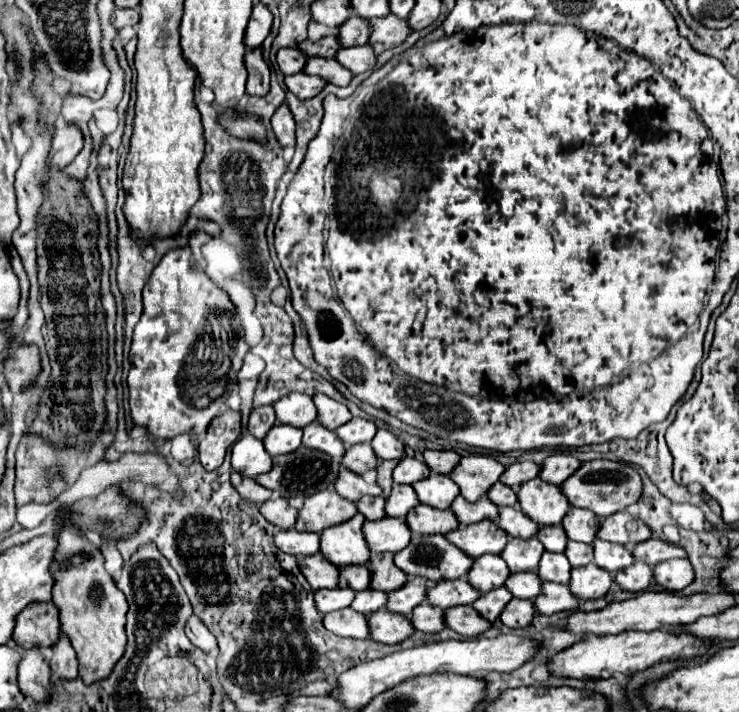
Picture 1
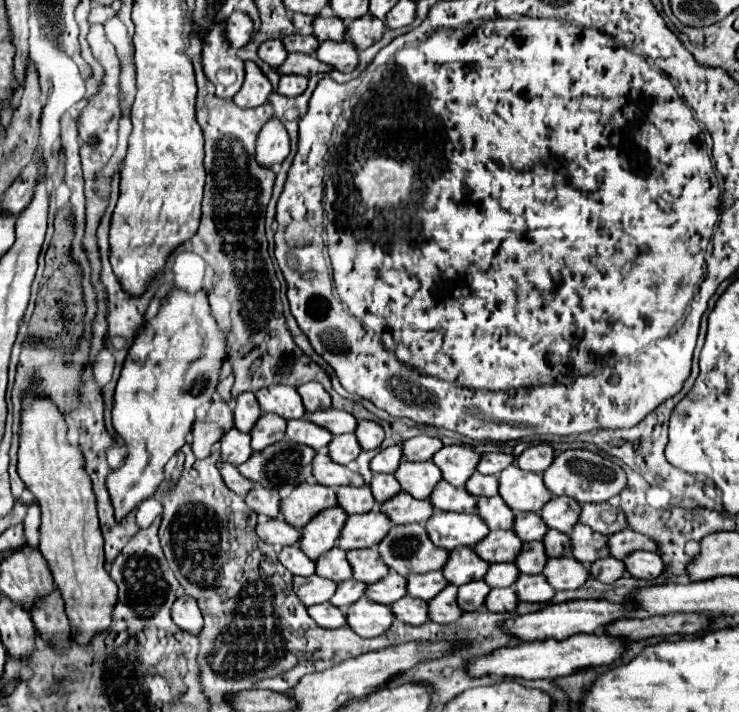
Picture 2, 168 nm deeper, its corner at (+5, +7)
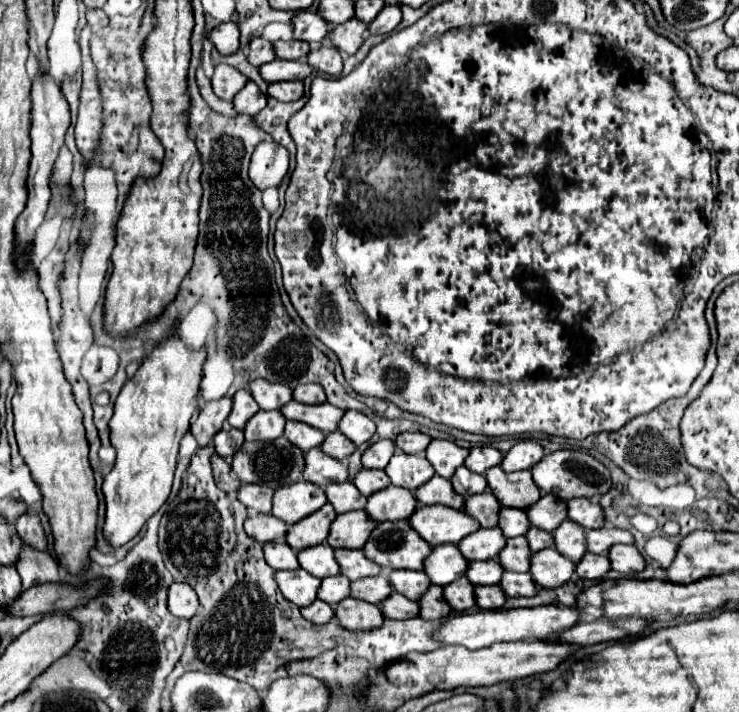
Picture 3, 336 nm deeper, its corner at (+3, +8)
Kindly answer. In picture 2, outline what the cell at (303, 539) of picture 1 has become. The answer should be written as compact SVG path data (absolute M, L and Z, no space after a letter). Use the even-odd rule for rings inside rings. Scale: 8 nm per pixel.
M280 517L268 519L266 523L258 523L258 525L256 525L256 535L258 535L262 541L266 541L266 543L270 543L270 545L276 545L276 547L294 545L294 543L298 543L298 539L300 539L300 533L298 533L294 527L286 525L286 521L282 521Z

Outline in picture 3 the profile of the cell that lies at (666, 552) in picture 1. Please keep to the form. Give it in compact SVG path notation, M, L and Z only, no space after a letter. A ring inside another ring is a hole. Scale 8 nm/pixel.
M616 526L588 530L588 552L606 554L614 544L634 544L634 536L628 530L620 530Z

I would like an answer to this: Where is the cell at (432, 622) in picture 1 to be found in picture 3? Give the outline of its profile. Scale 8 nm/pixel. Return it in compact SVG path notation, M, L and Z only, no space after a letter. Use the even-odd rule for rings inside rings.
M394 592L384 602L382 612L386 618L392 618L392 620L408 620L408 618L420 616L420 604L408 600L406 596L400 596L398 592Z

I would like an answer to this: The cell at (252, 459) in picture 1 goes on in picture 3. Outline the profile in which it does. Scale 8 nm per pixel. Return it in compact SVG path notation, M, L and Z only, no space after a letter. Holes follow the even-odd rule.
M224 426L216 436L214 436L214 446L216 446L216 452L230 460L238 450L240 446L244 444L244 434L242 430L236 430L232 426Z

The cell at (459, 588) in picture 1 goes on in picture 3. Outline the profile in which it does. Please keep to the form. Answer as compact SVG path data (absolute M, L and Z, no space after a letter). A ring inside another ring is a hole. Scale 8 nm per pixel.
M392 570L390 582L396 592L408 596L410 600L420 600L422 594L432 584L424 572L416 572L416 570Z

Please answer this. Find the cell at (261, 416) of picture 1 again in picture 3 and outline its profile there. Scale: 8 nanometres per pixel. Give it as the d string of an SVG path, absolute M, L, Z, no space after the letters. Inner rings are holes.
M238 390L234 394L234 406L232 406L232 412L228 416L228 422L230 426L238 428L238 430L244 430L246 422L258 412L258 404L256 400L252 398L252 394L248 390Z

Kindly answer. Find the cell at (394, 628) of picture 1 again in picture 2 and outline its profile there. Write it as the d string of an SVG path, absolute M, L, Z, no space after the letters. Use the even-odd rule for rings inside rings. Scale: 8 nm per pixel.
M360 599L346 609L346 625L360 637L378 637L392 625L394 613L386 605L376 605L370 599Z

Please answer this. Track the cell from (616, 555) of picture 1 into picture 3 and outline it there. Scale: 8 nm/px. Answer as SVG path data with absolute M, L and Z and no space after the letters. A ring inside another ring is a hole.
M564 520L564 524L560 524L560 528L556 528L554 542L556 542L556 550L576 564L588 552L586 528L582 528L580 524L576 524L572 520Z

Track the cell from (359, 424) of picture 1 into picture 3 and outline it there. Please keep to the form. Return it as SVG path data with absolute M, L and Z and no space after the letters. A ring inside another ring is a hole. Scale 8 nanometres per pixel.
M296 400L288 402L282 410L286 420L296 420L296 422L304 422L308 426L314 426L318 430L322 430L324 434L328 432L336 432L338 430L338 422L344 416L342 408L336 408L328 402L318 404L318 406L308 406L308 404L300 404Z

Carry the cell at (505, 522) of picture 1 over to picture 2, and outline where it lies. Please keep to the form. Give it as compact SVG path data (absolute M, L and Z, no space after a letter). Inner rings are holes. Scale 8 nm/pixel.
M500 495L494 497L478 497L476 513L488 525L490 531L494 529L512 529L514 527L514 513L502 501Z

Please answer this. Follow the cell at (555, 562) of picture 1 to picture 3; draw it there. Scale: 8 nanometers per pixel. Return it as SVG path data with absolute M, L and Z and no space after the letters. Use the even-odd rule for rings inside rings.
M526 536L508 540L504 550L500 552L500 564L504 564L504 570L512 570L512 572L528 572L530 558L532 558L532 552Z

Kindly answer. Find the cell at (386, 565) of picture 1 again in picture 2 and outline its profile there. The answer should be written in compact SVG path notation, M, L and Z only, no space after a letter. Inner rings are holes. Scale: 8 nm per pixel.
M374 547L368 549L358 549L358 551L348 551L346 559L352 567L352 577L356 581L362 581L366 585L380 581L382 577L388 575L388 567L380 561L378 551Z

